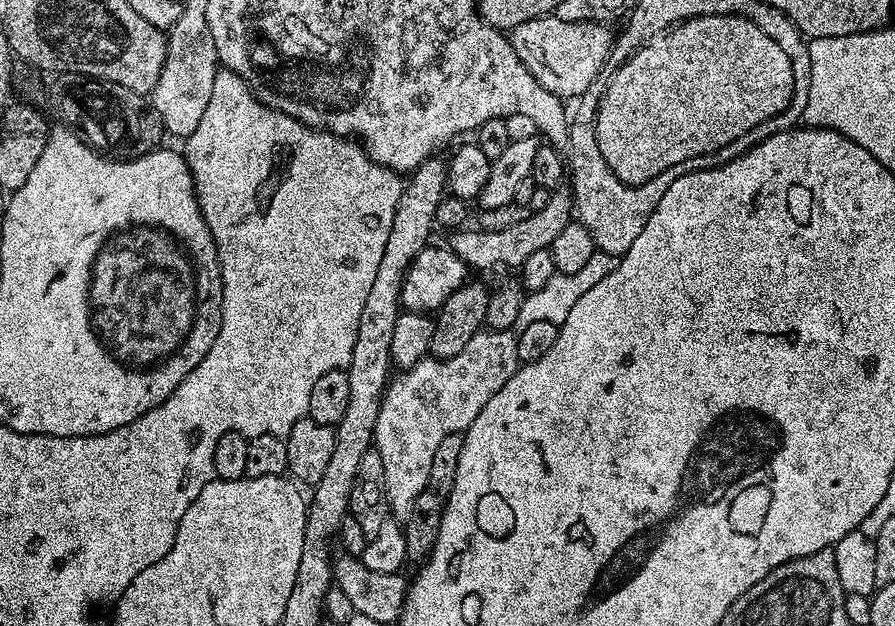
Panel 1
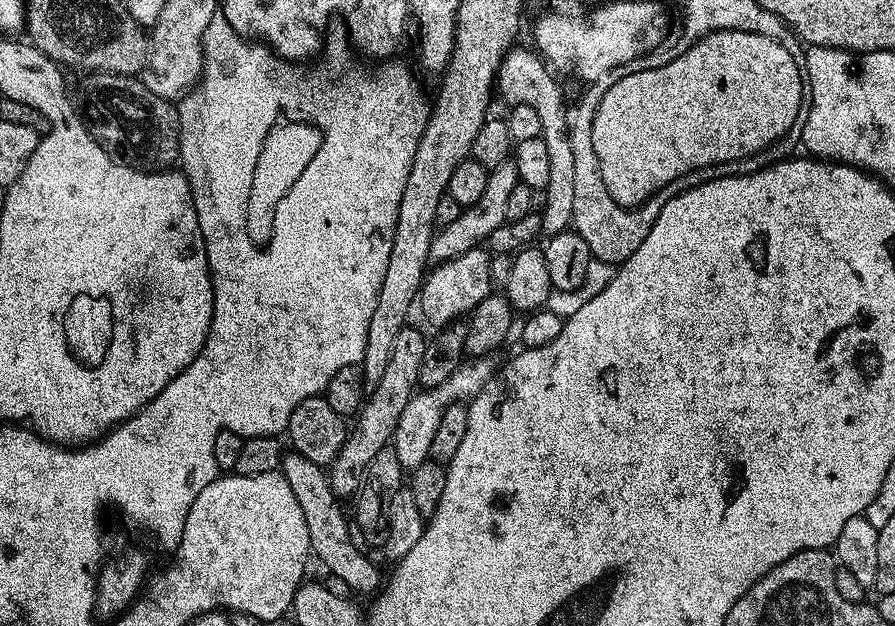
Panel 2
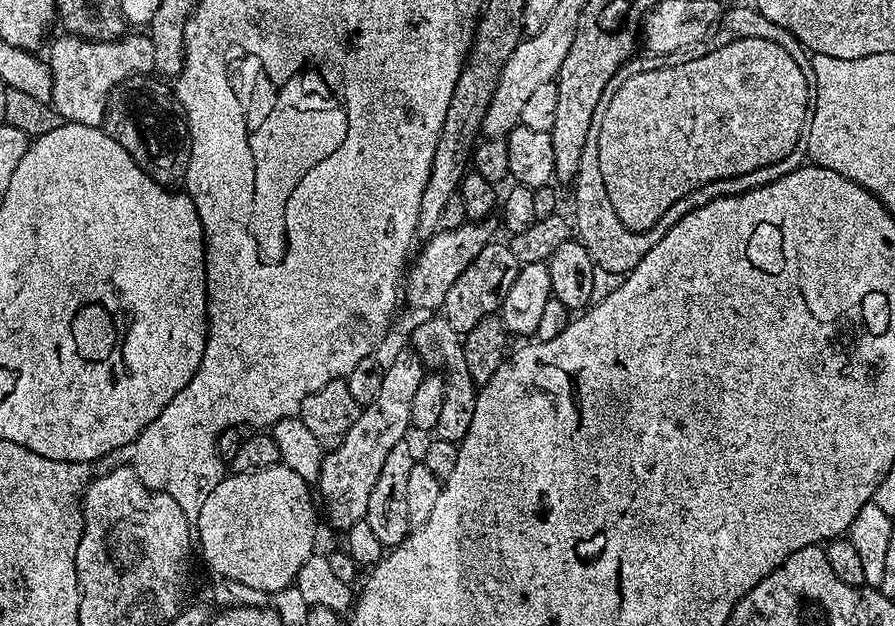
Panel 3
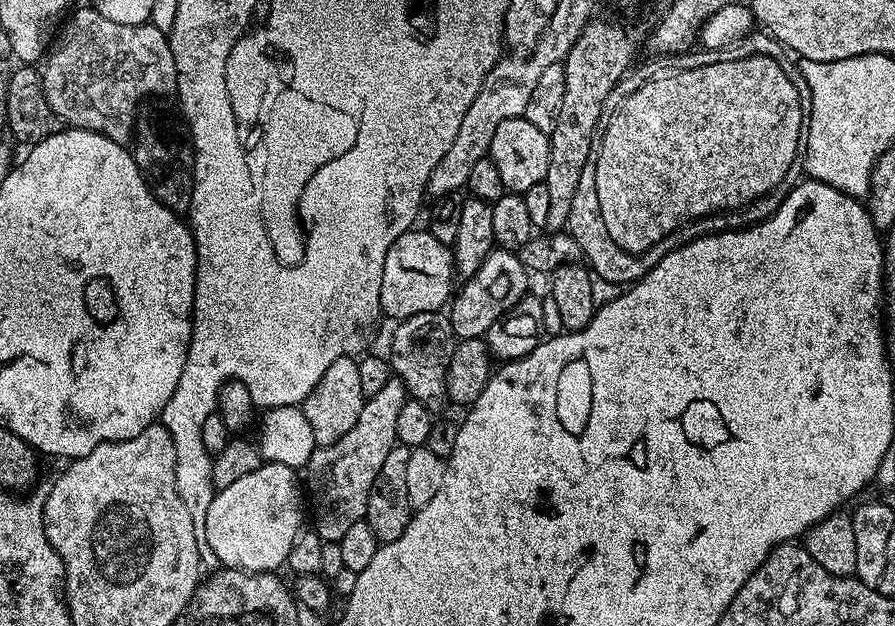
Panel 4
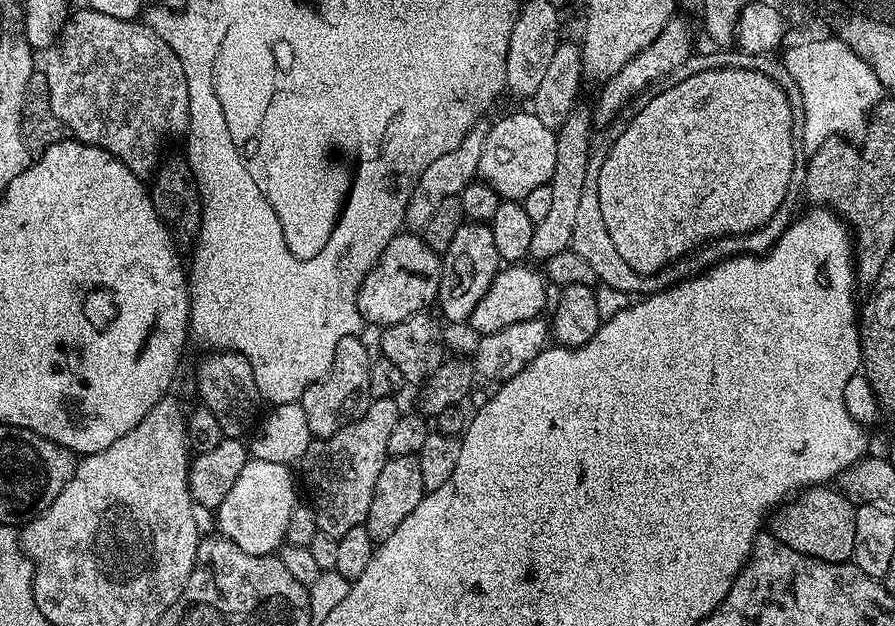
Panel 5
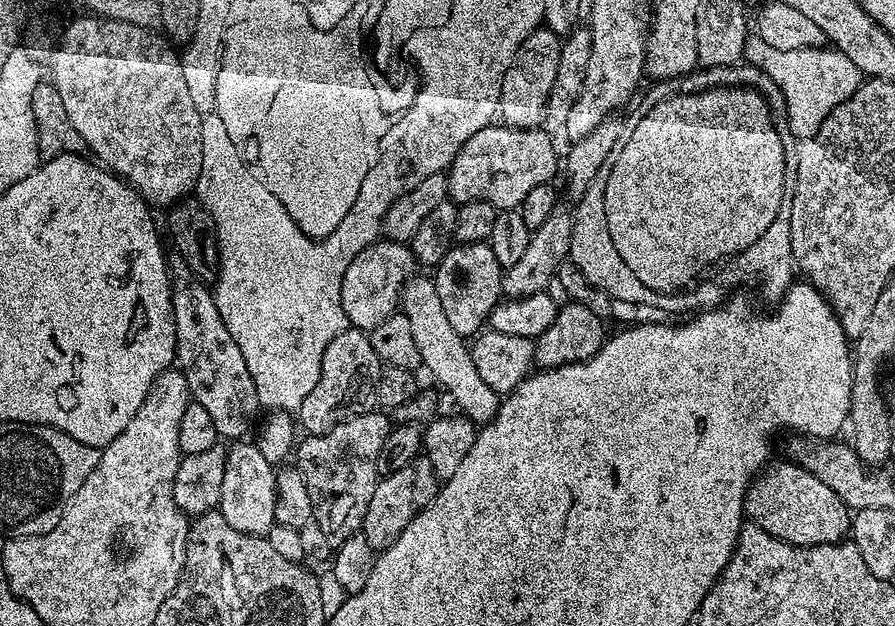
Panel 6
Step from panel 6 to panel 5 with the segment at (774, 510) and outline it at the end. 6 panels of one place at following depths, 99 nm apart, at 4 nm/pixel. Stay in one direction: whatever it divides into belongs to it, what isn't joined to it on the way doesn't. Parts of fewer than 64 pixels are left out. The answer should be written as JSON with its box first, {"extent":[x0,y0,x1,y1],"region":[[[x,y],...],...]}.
{"extent":[770,487,857,564],"region":[[[835,487],[805,488],[771,513],[770,535],[778,538],[778,542],[790,546],[790,550],[798,550],[826,562],[847,564],[852,560],[854,550],[856,510],[857,505]]]}

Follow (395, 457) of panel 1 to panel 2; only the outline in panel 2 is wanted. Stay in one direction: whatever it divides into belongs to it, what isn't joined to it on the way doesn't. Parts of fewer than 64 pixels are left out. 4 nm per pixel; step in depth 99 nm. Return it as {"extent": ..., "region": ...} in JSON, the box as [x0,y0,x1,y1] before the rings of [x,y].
{"extent":[391,354,494,470],"region":[[[480,354],[474,358],[477,360],[470,361],[471,359],[469,359],[467,362],[461,363],[460,367],[454,370],[454,374],[450,374],[450,378],[446,378],[446,382],[442,382],[436,388],[424,388],[417,391],[408,401],[408,405],[396,419],[396,429],[391,443],[391,447],[396,448],[396,460],[402,467],[408,468],[407,470],[415,470],[418,465],[425,463],[429,459],[430,442],[438,430],[440,421],[445,419],[447,412],[444,411],[451,404],[458,403],[459,400],[471,401],[472,397],[477,396],[487,386],[488,381],[494,375],[494,367],[492,368],[488,358],[487,355]]]}

